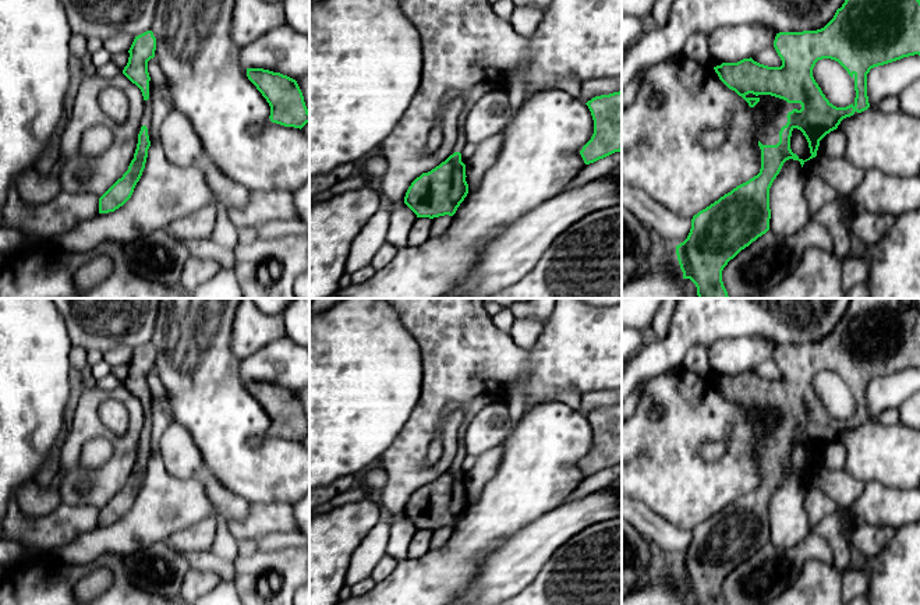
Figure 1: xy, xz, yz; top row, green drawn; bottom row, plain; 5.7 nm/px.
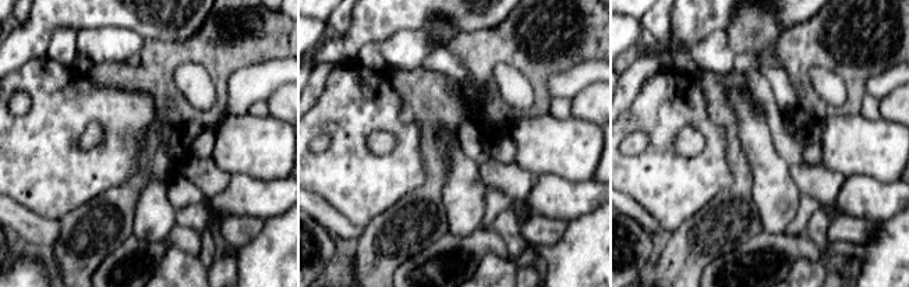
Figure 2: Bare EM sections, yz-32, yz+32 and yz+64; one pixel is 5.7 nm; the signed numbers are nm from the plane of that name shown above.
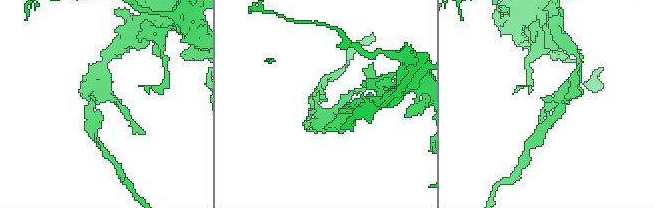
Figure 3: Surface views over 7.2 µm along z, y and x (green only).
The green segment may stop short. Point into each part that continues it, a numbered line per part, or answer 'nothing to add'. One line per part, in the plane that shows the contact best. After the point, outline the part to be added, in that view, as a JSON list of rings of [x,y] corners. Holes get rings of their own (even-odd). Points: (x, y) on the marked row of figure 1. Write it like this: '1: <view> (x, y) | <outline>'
1: yz (768, 134) | [[[781,99],[779,103],[779,110],[776,116],[768,121],[758,132],[757,132],[757,139],[762,145],[776,145],[779,142],[779,131],[783,125],[788,123],[788,113],[792,112],[793,109],[800,110],[802,105],[800,103],[788,103],[786,100]]]

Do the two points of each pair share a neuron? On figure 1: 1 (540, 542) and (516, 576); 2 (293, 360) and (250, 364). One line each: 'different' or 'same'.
1: same
2: same

